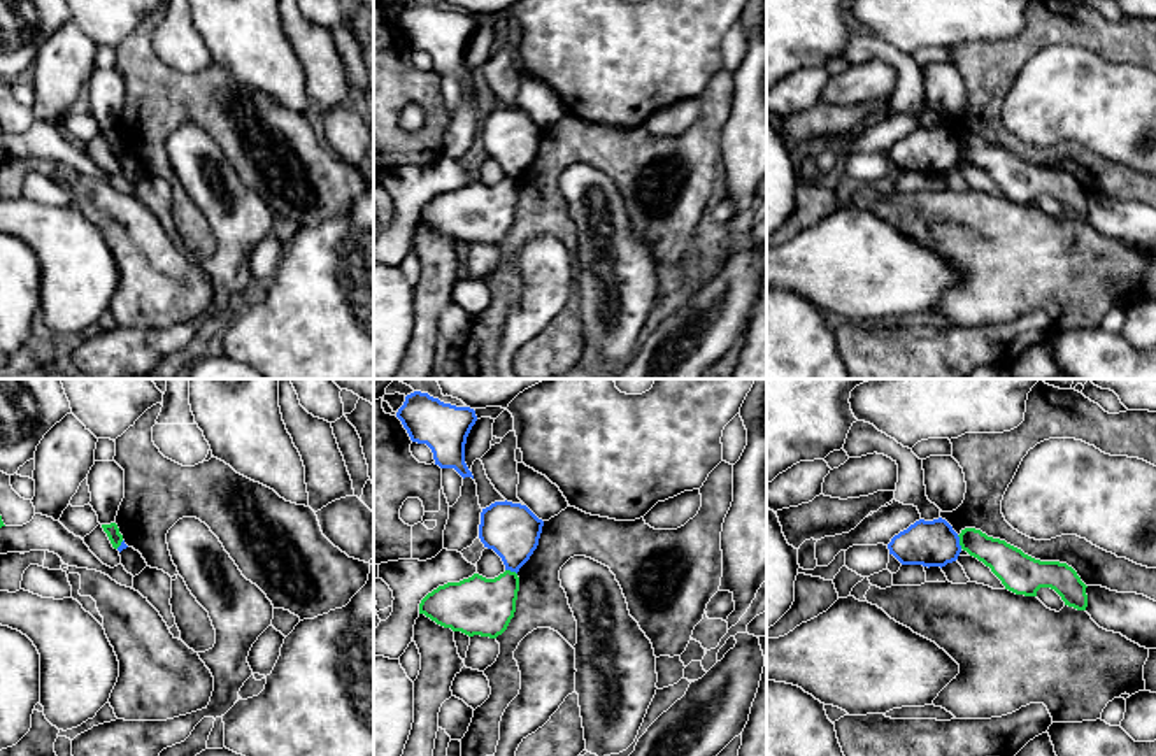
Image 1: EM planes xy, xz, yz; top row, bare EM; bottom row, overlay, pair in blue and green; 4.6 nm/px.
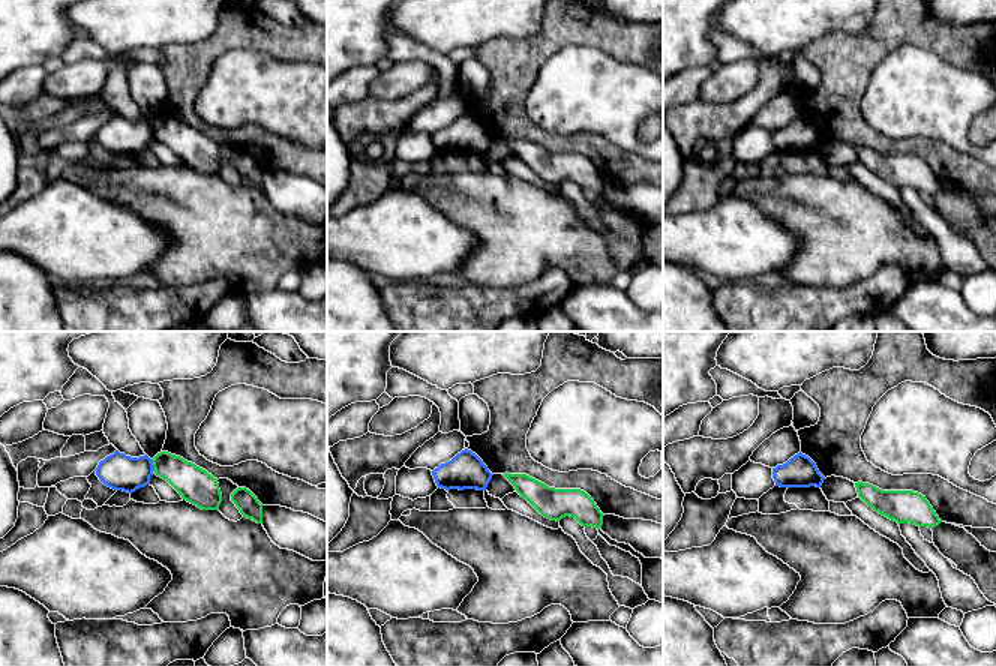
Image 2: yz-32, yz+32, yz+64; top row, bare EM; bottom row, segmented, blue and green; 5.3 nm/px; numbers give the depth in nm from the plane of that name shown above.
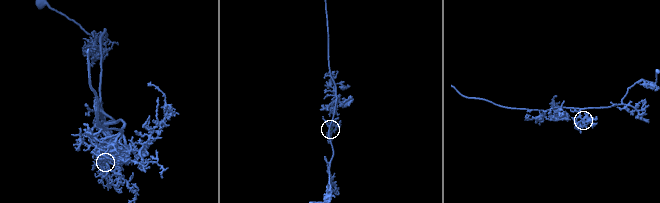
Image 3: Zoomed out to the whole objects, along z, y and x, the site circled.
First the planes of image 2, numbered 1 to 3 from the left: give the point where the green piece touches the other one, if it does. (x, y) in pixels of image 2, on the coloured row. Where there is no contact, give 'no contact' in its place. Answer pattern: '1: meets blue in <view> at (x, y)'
1: meets blue in yz-32 at (152, 465)
2: no contact
3: no contact

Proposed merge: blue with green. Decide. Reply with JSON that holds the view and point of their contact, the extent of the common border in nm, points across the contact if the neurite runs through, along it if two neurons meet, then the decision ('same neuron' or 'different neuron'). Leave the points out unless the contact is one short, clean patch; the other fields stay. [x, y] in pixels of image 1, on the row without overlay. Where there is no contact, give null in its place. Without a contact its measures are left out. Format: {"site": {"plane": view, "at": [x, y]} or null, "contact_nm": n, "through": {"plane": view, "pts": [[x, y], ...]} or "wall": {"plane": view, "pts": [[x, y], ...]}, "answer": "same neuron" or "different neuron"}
{"site": {"plane": "yz", "at": [958, 149]}, "contact_nm": 70, "wall": {"plane": "yz", "pts": [[956, 142], [962, 155]]}, "answer": "different neuron"}

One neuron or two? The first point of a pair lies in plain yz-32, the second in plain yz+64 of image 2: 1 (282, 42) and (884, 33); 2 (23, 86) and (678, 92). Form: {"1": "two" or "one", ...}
{"1": "one", "2": "one"}

